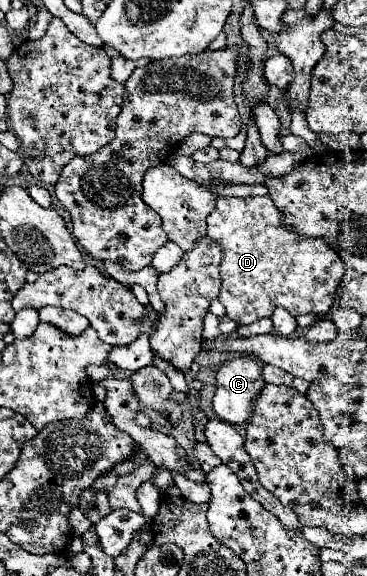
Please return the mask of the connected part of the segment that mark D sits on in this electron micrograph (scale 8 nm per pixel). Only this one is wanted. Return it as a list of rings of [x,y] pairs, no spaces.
[[[269,195],[265,197],[217,197],[215,211],[207,217],[207,235],[215,239],[223,251],[221,261],[221,293],[219,301],[227,309],[227,317],[237,325],[255,323],[261,317],[271,317],[275,307],[285,307],[291,315],[315,313],[325,315],[333,305],[341,277],[347,271],[343,259],[323,241],[313,237],[303,237],[283,225],[283,213],[275,209]]]

